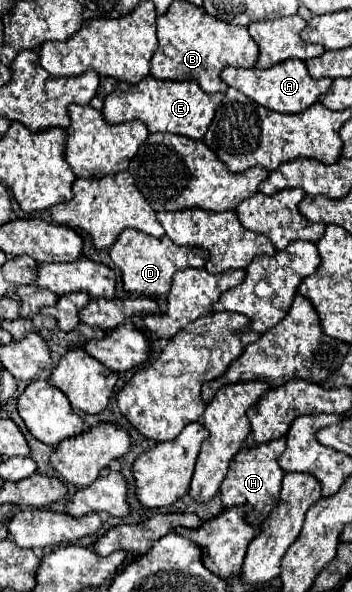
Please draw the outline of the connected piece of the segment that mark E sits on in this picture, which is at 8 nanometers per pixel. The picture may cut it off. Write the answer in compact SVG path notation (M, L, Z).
M146 77L136 85L118 83L112 95L104 101L102 115L110 125L138 119L150 133L178 133L190 139L202 139L222 97L222 93L204 93L194 81L158 81Z

